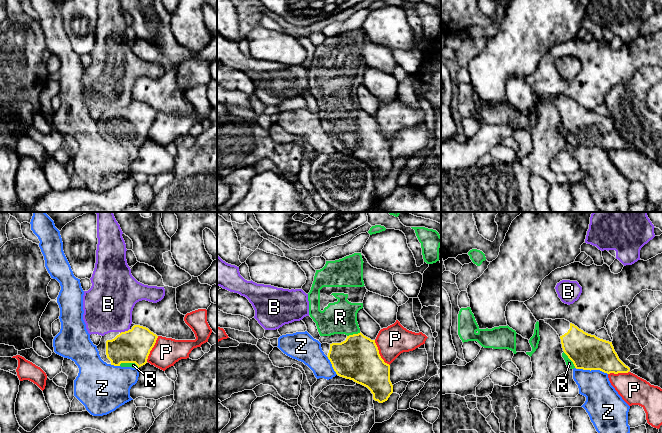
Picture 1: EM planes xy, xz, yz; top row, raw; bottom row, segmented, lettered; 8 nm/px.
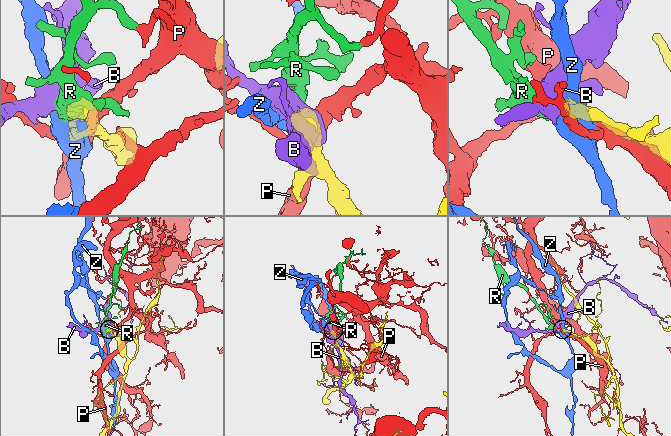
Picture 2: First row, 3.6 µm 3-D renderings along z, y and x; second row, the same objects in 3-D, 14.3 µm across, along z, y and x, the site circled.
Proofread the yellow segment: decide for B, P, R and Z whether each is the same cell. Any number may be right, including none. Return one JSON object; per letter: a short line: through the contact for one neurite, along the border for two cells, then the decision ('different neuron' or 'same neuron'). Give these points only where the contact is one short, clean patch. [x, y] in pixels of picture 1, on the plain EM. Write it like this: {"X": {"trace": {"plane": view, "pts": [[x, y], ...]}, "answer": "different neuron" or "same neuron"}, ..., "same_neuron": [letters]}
{"B": {"trace": {"plane": "xy", "pts": [[128, 105], [120, 109]]}, "answer": "different neuron"}, "P": {"answer": "different neuron"}, "R": {"trace": {"plane": "xy", "pts": [[133, 122], [129, 126], [129, 138], [133, 141]]}, "answer": "same neuron"}, "Z": {"trace": {"plane": "yz", "pts": [[575, 143], [601, 146], [607, 150]]}, "answer": "different neuron"}, "same_neuron": ["R"]}

